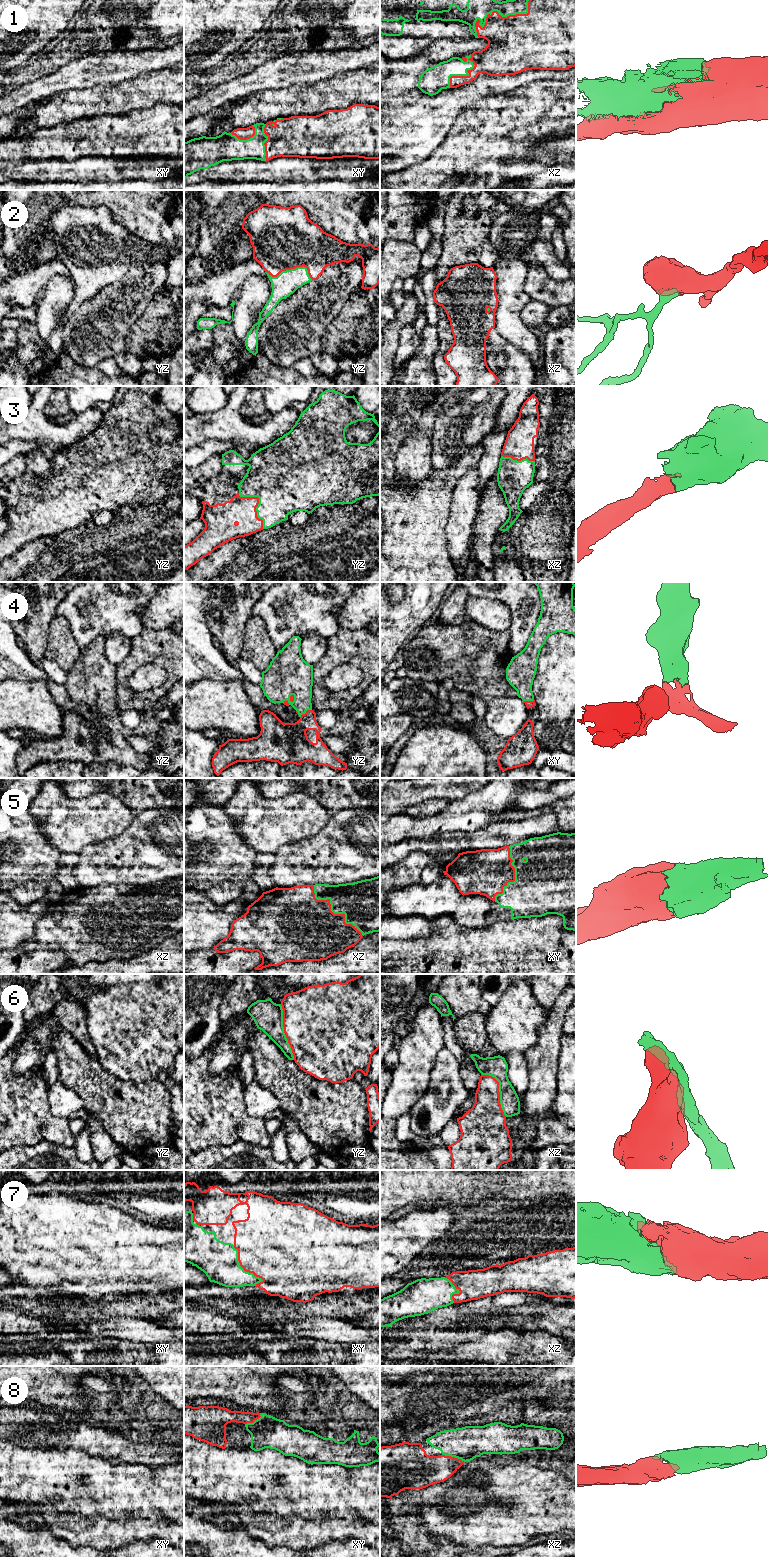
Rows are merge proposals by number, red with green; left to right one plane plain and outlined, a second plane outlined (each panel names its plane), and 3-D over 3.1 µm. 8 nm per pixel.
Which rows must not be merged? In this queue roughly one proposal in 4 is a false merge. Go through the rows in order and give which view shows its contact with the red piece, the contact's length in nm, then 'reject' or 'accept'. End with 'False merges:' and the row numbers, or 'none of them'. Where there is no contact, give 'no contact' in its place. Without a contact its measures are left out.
1: meets red in xz; contact 500 nm long; accept
2: meets red in yz; contact 380 nm long; accept
3: meets red in yz; contact 360 nm long; accept
4: meets red in yz; contact 120 nm long; accept
5: meets red in xz; contact 600 nm long; accept
6: meets red in yz; contact 460 nm long; reject
7: meets red in xy; contact 380 nm long; accept
8: meets red in xz; contact 190 nm long; accept
False merges: 6

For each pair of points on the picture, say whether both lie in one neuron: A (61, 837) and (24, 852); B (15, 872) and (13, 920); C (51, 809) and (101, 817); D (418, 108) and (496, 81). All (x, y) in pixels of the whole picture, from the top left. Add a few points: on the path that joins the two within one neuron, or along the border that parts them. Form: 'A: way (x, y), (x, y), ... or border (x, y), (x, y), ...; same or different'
A: border (38, 821), (38, 826), (43, 835), (61, 853); different
B: border (10, 893), (19, 903), (24, 905), (37, 901); different
C: way (63, 817), (89, 817); same
D: way (437, 105), (447, 105), (477, 89); same

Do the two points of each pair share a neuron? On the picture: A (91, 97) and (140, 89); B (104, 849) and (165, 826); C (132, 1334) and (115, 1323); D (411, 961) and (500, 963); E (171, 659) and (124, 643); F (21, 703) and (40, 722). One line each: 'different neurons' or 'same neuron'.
A: same neuron
B: same neuron
C: same neuron
D: same neuron
E: different neurons
F: same neuron

